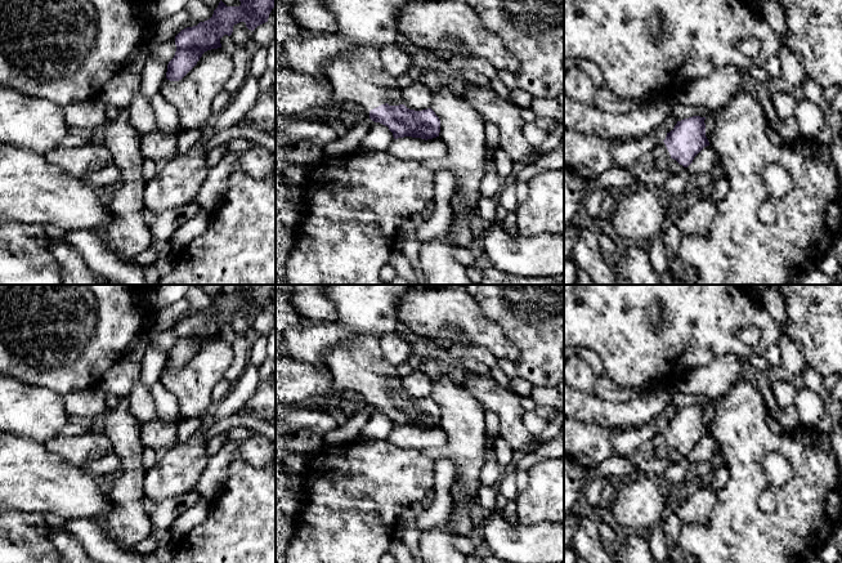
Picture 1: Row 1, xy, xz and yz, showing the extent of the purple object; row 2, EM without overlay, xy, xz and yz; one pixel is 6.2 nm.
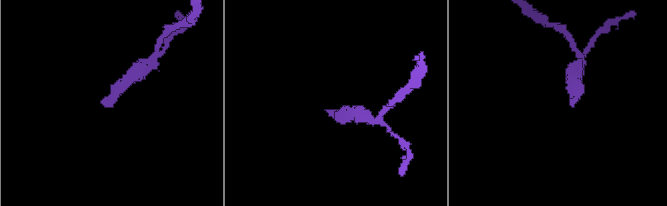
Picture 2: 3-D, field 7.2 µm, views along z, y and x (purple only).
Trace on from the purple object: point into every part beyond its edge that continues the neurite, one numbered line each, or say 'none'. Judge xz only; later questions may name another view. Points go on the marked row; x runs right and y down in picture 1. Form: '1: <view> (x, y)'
1: xz (358, 76)

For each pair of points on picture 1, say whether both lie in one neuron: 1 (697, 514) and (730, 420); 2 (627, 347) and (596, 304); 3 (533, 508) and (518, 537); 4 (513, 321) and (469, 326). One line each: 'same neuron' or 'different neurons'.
1: different neurons
2: same neuron
3: different neurons
4: different neurons

